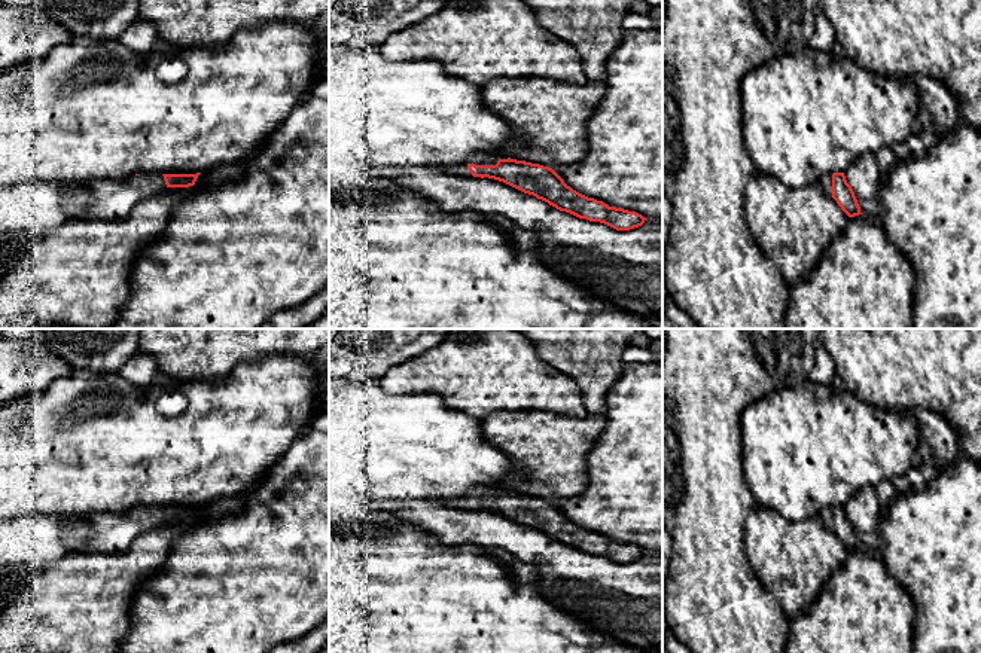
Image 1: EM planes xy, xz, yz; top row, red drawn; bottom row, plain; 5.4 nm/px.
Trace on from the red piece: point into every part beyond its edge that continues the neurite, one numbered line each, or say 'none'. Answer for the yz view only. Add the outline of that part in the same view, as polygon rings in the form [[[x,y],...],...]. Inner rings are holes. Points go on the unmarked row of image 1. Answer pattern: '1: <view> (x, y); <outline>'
1: yz (825, 513); [[[822,507],[819,513],[823,527],[832,530],[832,507]]]

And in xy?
1: xy (107, 533); [[[141,506],[128,515],[91,515],[86,522],[89,533],[86,543],[77,543],[73,535],[68,537],[74,549],[92,553],[119,553],[128,549],[138,534],[162,525],[167,518],[162,507]]]

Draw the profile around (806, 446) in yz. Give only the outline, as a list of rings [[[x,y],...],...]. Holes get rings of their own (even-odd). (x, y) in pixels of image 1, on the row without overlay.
[[[811,379],[787,382],[749,405],[740,416],[740,439],[743,475],[753,504],[771,509],[790,522],[819,516],[822,507],[846,506],[857,491],[904,476],[917,464],[920,442],[918,424],[913,415],[874,406],[841,385],[825,387]]]

